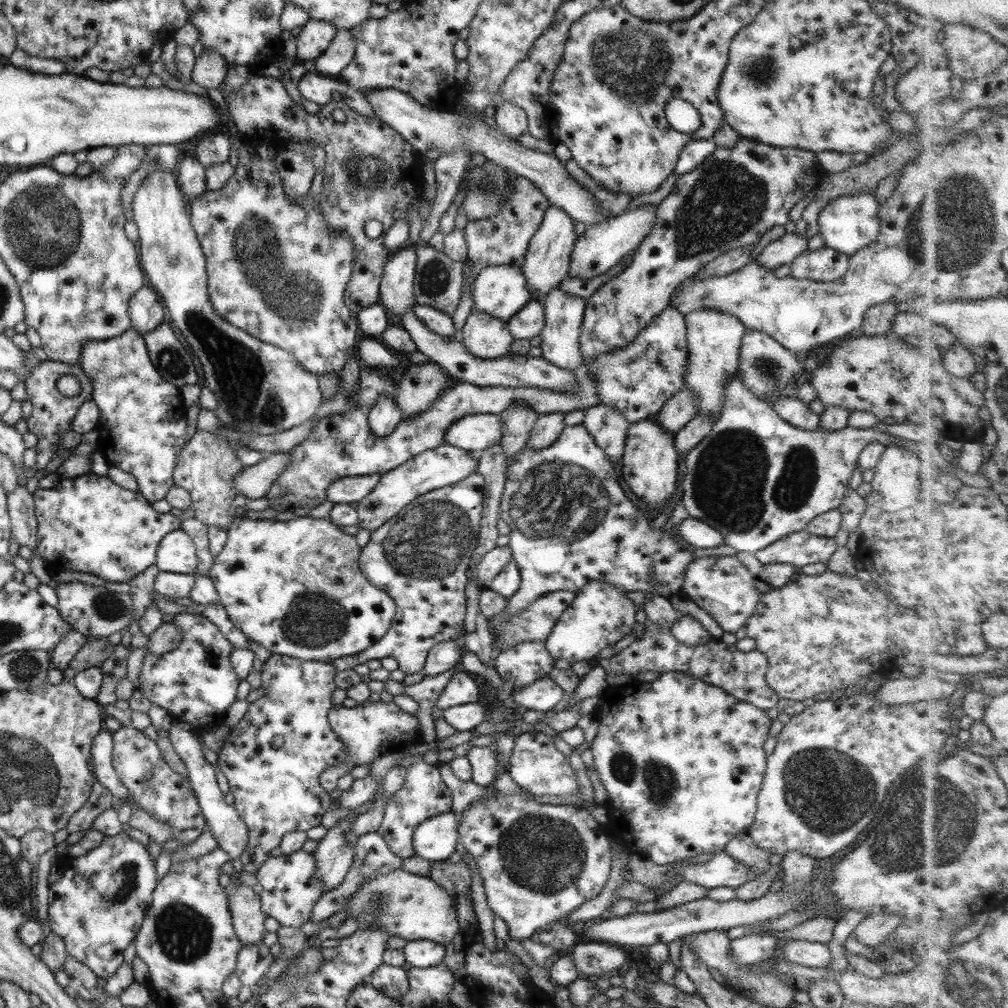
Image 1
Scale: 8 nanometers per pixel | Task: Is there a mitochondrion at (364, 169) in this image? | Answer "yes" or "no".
yes

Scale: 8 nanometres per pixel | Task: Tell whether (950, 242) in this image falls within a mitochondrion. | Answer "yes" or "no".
yes

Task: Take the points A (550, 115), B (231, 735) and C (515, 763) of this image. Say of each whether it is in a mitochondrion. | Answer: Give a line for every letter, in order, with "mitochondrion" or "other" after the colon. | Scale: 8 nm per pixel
A: other
B: other
C: other

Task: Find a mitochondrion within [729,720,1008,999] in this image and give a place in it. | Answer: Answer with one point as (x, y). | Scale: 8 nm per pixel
(940, 830)

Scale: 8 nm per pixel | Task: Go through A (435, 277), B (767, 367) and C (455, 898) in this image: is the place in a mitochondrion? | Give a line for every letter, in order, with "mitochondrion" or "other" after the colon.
A: mitochondrion
B: mitochondrion
C: other

